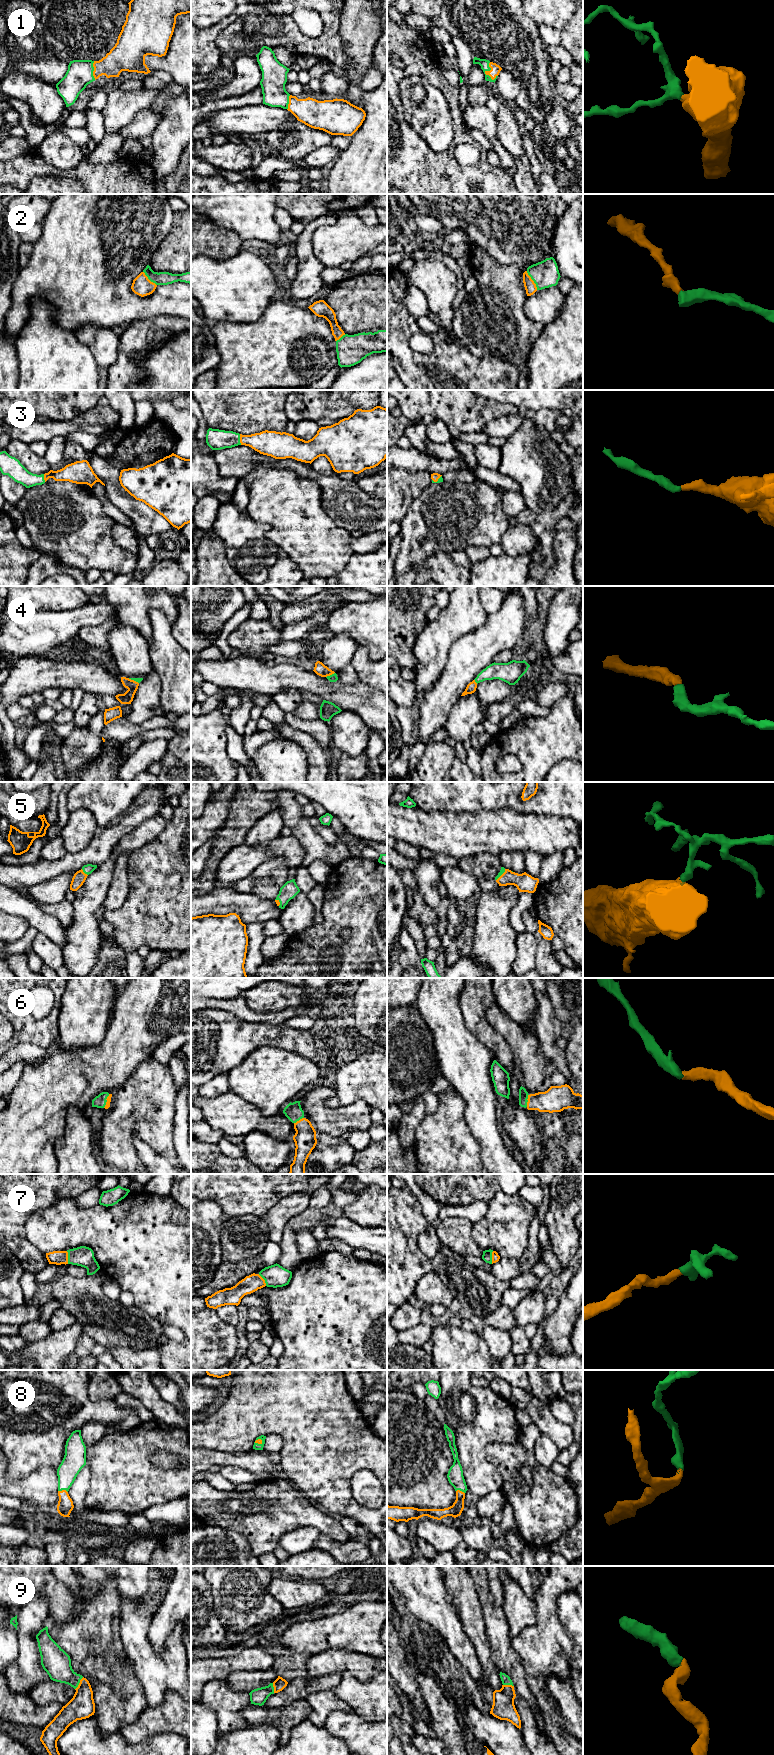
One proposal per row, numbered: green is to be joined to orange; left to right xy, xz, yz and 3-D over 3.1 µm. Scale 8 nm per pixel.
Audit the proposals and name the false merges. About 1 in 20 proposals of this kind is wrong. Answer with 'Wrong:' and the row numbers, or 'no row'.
Wrong: no row

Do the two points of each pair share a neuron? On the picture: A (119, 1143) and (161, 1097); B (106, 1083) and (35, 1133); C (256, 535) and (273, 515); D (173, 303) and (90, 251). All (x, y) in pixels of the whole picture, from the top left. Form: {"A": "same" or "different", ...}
{"A": "same", "B": "same", "C": "different", "D": "same"}

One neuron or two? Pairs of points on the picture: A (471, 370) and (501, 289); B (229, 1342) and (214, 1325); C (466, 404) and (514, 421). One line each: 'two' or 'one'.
A: two
B: one
C: two

